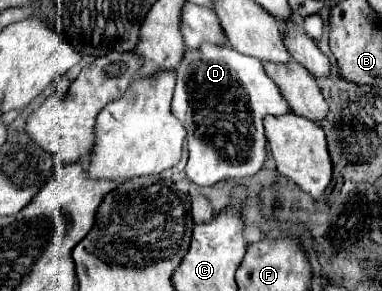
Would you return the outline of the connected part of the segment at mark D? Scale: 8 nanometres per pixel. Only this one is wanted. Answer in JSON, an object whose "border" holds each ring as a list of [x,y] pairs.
{"border":[[[203,45],[203,49],[197,51],[187,49],[187,57],[183,57],[183,61],[175,69],[177,69],[177,85],[173,95],[173,113],[179,117],[179,121],[183,121],[187,129],[189,161],[185,165],[185,173],[189,181],[199,187],[207,187],[215,185],[217,181],[245,179],[257,175],[267,159],[265,117],[267,115],[279,117],[291,113],[291,107],[279,93],[279,87],[267,77],[263,63],[231,47]]]}

